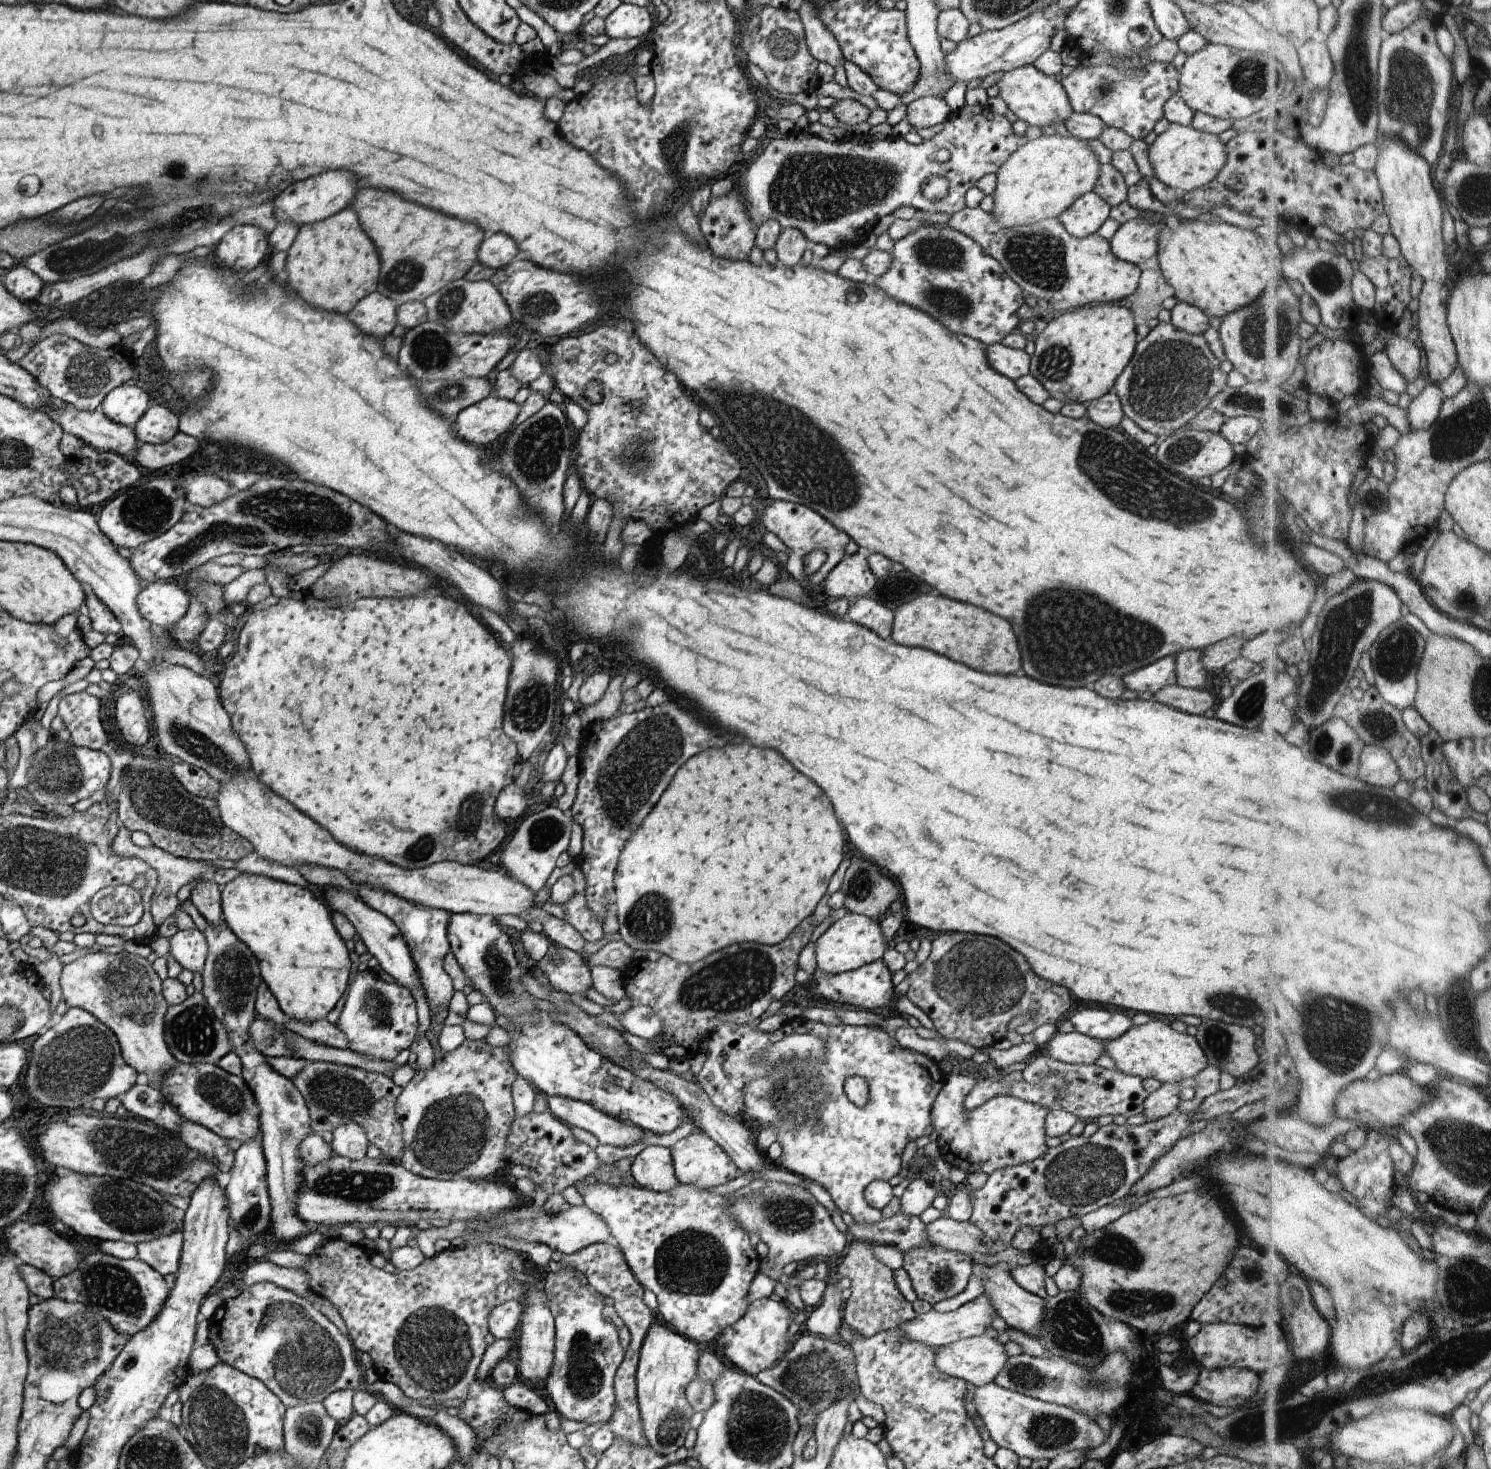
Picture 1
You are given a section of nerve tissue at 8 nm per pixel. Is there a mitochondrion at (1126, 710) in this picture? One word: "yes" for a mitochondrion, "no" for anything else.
no

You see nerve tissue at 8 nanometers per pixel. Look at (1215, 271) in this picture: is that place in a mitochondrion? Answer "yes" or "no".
no

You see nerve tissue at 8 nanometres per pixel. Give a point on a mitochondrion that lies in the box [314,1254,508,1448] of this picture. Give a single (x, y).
(433, 1347)

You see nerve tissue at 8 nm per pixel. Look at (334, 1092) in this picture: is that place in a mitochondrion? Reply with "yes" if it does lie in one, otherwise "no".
yes

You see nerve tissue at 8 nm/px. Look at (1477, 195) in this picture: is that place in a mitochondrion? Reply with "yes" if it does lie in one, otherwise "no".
yes

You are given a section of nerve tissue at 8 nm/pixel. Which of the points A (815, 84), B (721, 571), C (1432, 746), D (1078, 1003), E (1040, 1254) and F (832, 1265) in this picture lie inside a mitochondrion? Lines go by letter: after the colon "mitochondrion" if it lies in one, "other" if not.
A: other
B: mitochondrion
C: other
D: other
E: other
F: other

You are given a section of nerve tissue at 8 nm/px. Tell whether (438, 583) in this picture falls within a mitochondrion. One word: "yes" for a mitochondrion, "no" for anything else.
no

